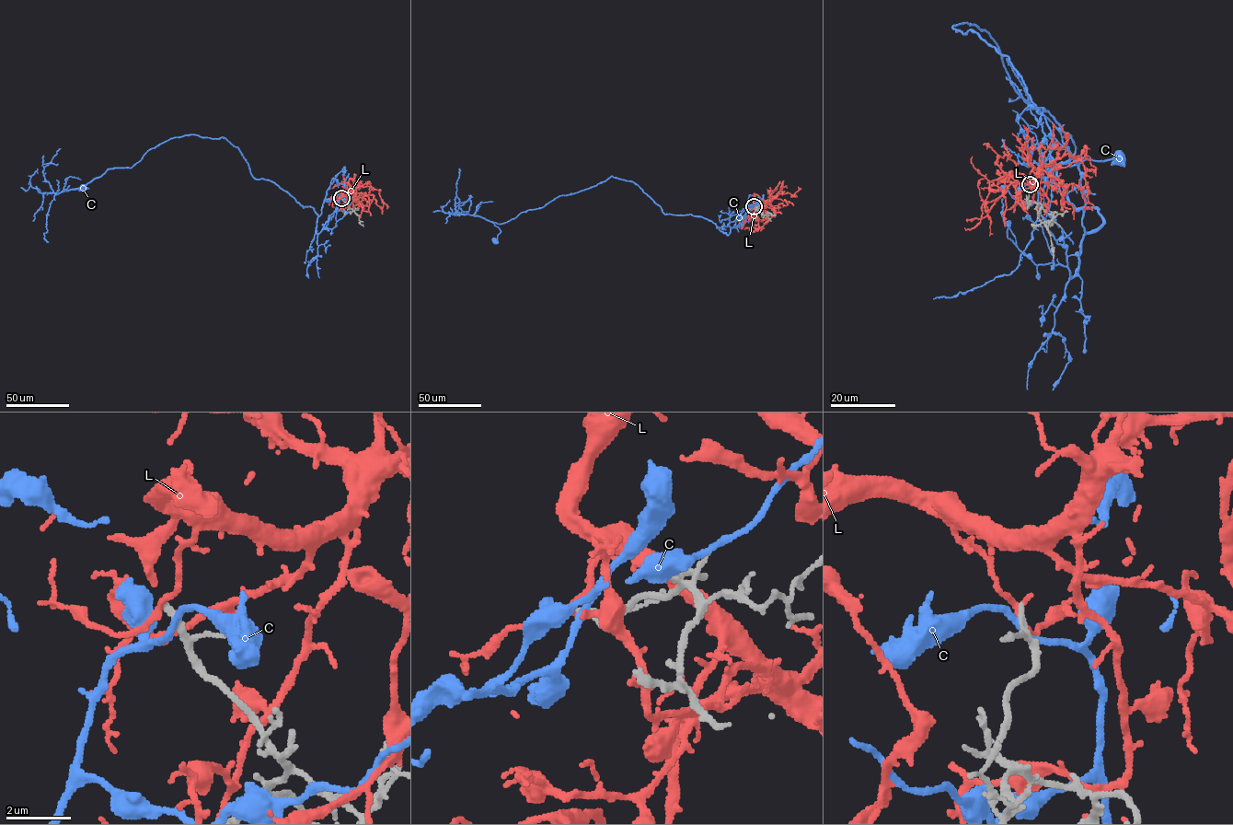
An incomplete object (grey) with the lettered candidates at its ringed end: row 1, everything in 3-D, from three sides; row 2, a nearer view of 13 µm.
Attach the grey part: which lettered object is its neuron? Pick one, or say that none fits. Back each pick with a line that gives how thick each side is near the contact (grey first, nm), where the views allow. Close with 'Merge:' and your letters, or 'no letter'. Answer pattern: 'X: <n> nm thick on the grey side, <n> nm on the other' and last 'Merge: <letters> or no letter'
Merge: no letter

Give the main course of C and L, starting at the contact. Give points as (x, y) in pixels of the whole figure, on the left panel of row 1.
C: (341, 198), (317, 233), (314, 209), (256, 180), (237, 147), (193, 134), (84, 187)
L: (341, 198), (341, 193), (355, 197), (358, 187), (373, 187), (379, 191), (386, 208)

